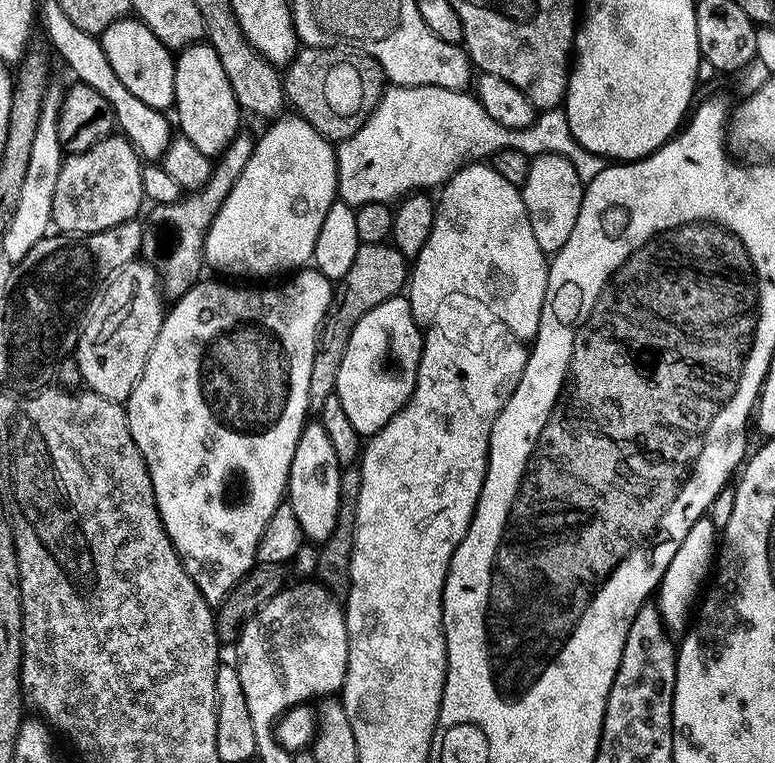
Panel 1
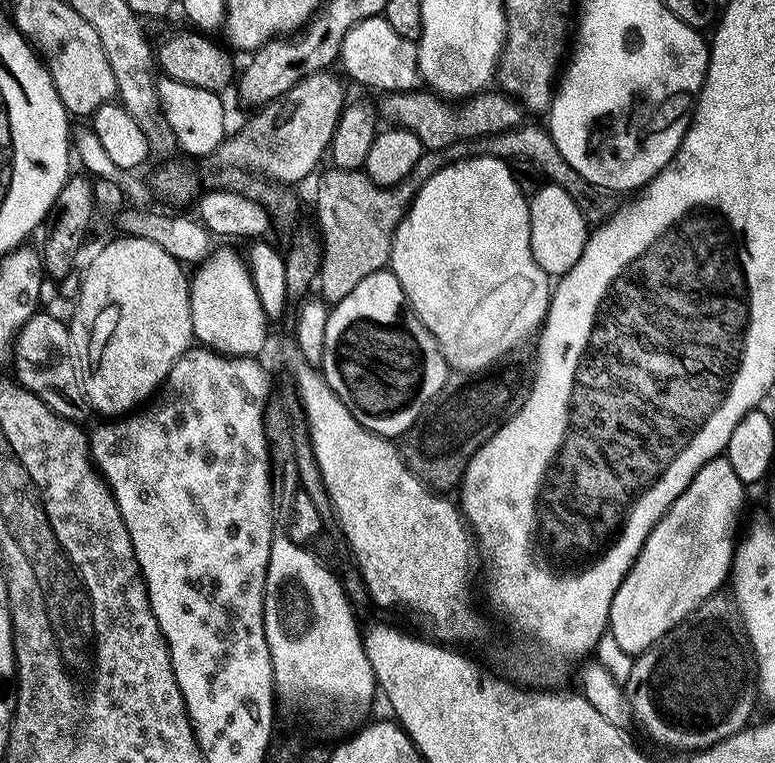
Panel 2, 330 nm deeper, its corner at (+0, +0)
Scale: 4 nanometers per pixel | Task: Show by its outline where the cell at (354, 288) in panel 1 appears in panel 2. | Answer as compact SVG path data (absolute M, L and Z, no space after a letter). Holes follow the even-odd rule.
M528 122L521 123L518 128L511 128L493 136L482 136L479 140L459 140L456 144L452 144L443 150L424 150L408 176L397 184L388 187L376 184L364 170L352 172L332 166L328 168L329 172L316 184L316 220L320 223L321 232L318 234L322 239L322 261L318 273L318 289L320 288L321 292L319 295L329 305L337 304L342 298L346 298L346 294L350 294L350 290L354 290L354 286L358 286L358 282L362 282L362 278L366 278L375 272L385 271L392 259L392 239L396 233L396 228L402 222L404 213L412 205L412 199L416 197L420 187L434 173L442 170L445 164L457 160L466 160L470 156L497 156L499 160L506 161L529 160L545 176L543 179L547 183L562 186L562 190L566 190L566 194L570 194L570 198L574 198L574 206L578 206L578 210L582 210L584 219L588 221L589 225L599 226L603 224L618 207L617 197L613 193L606 188L599 188L590 182L586 182L586 178L582 178L582 174L578 174L578 170L574 170L574 166L570 166L570 162L566 162L566 158L562 158L562 154L547 127L540 125L539 128L538 125L528 124Z

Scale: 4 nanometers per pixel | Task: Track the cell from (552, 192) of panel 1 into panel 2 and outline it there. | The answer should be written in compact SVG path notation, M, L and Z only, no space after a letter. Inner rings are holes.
M545 183L536 193L531 193L528 209L530 210L530 246L534 254L534 262L542 266L542 270L550 278L566 275L582 258L582 250L590 235L590 225L584 219L582 210L574 206L574 198L562 190L562 186Z

